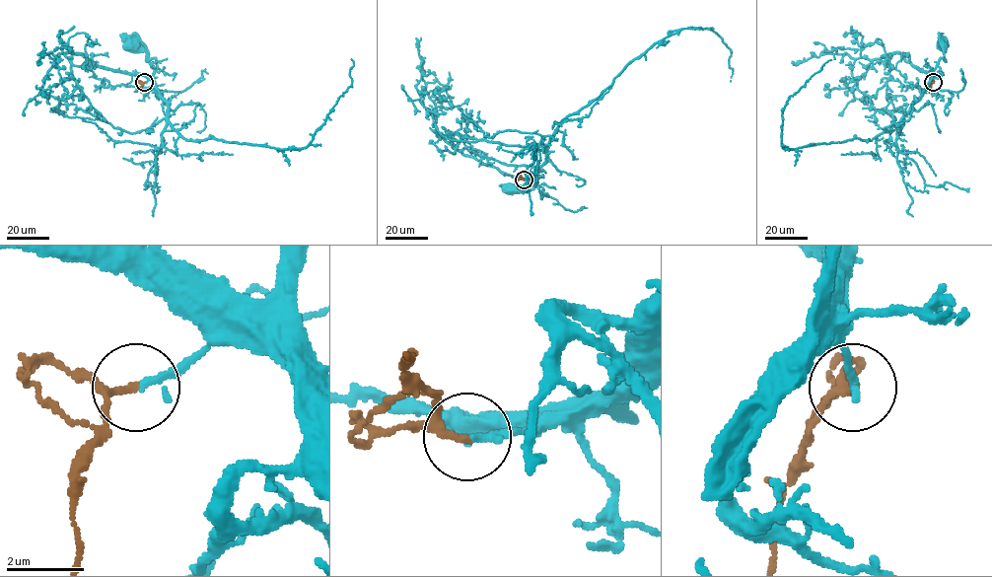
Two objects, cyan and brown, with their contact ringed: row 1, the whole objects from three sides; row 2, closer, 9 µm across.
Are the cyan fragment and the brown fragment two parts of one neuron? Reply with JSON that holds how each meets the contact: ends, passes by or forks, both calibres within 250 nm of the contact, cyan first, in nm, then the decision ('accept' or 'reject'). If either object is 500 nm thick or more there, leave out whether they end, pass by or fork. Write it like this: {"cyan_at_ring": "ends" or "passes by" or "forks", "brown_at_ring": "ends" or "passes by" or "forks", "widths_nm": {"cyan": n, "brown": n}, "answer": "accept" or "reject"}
{"cyan_at_ring": "ends", "brown_at_ring": "passes by", "widths_nm": {"cyan": 190, "brown": 140}, "answer": "accept"}

